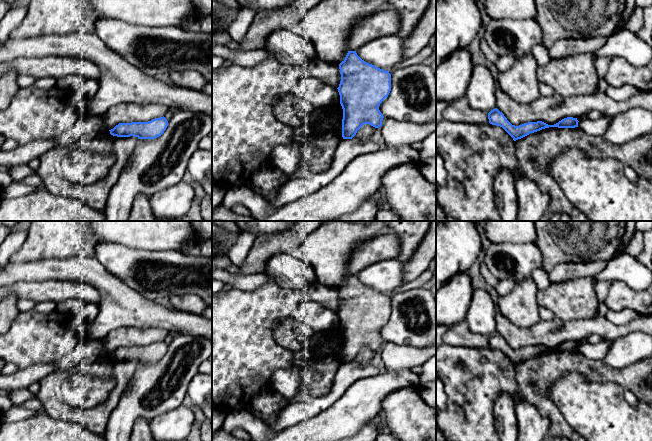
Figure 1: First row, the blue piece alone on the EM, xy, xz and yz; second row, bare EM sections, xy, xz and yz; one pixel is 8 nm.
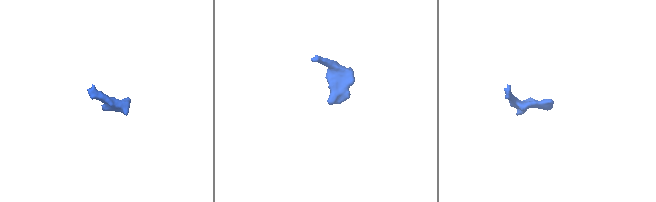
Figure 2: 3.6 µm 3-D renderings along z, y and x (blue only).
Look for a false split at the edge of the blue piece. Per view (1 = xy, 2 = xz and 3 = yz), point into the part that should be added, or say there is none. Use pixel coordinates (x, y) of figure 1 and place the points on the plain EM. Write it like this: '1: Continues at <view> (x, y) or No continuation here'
1: No continuation here
2: No continuation here
3: No continuation here

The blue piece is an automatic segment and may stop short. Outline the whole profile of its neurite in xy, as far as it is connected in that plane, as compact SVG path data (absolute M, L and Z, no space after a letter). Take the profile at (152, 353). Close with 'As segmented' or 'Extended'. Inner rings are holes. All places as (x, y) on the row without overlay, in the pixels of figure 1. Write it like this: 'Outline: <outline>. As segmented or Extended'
Outline: M163 340L148 346L119 347L110 358L117 361L134 360L138 363L155 363L161 360L168 350L167 343Z. As segmented

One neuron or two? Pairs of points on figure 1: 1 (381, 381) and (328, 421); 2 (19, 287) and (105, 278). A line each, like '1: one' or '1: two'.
1: one
2: two

